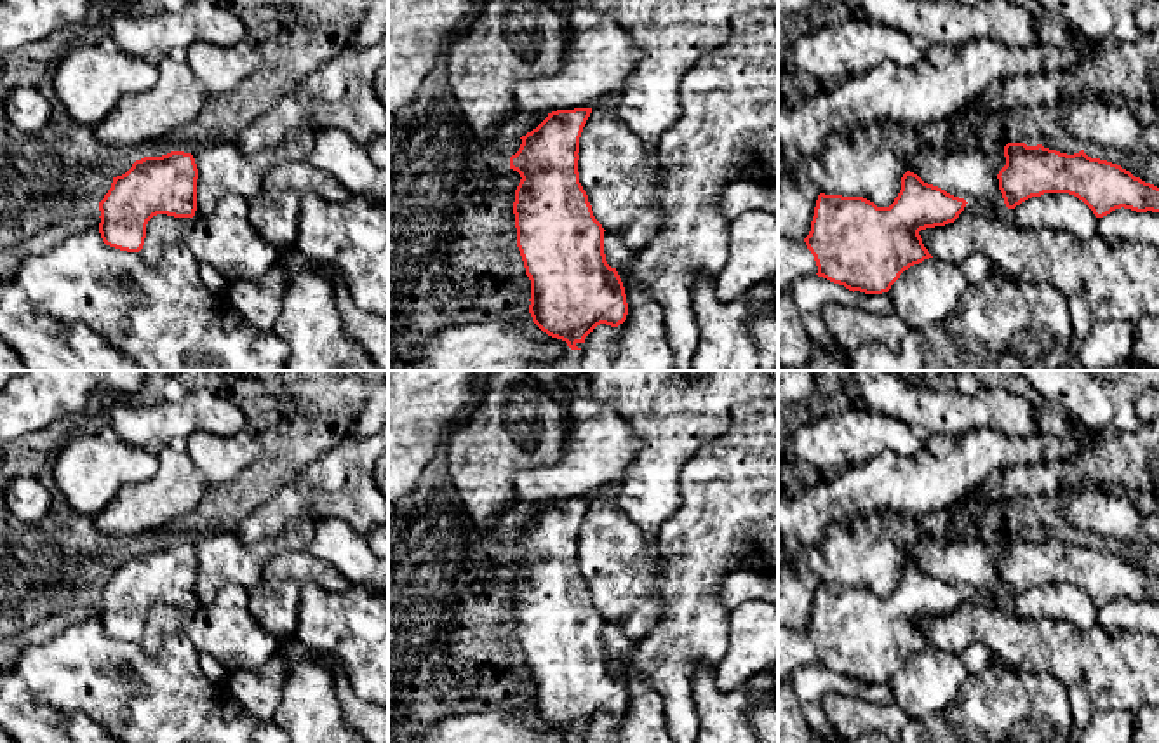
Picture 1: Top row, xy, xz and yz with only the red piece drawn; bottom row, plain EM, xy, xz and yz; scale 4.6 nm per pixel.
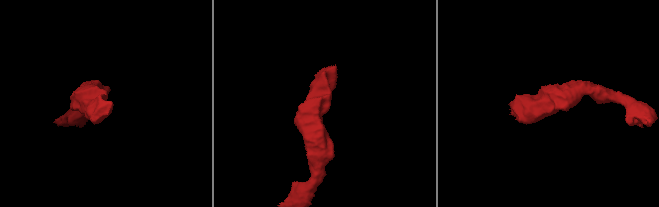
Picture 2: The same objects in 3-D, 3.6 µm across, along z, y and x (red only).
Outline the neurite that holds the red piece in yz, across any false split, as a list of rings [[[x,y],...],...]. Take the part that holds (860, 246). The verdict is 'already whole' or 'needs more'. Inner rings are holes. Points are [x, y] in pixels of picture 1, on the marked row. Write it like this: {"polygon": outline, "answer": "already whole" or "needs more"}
{"polygon": [[[910,171],[889,207],[820,193],[809,235],[778,237],[778,292],[807,275],[853,292],[888,292],[905,270],[933,258],[919,231],[954,223],[966,204]]], "answer": "needs more"}

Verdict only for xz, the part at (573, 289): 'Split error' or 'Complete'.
Complete

